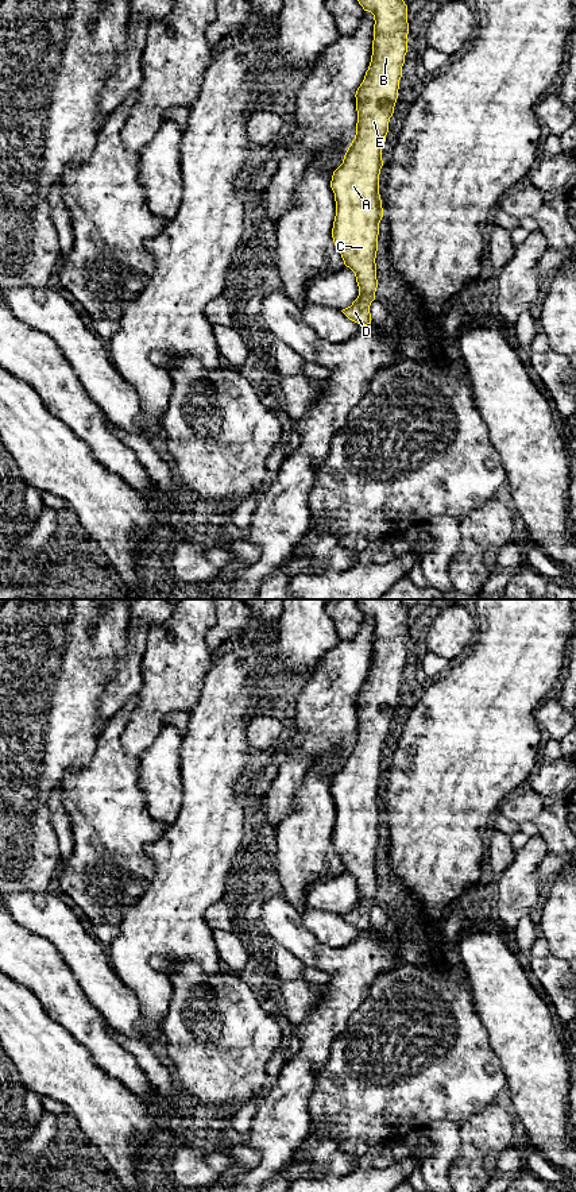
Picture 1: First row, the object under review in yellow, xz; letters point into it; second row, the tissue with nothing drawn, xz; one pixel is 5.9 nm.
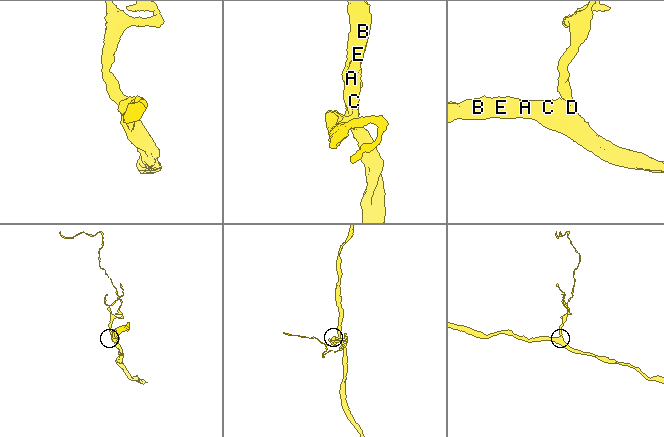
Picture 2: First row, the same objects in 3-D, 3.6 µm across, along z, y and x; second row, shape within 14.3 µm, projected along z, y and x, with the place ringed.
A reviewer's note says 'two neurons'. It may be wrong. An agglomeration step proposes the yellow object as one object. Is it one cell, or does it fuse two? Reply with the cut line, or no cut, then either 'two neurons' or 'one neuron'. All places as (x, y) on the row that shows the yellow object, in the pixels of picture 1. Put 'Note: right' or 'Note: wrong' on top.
Note: wrong
no cut | one neuron

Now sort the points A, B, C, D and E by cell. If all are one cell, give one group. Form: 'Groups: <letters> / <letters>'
Groups: A B C D E

